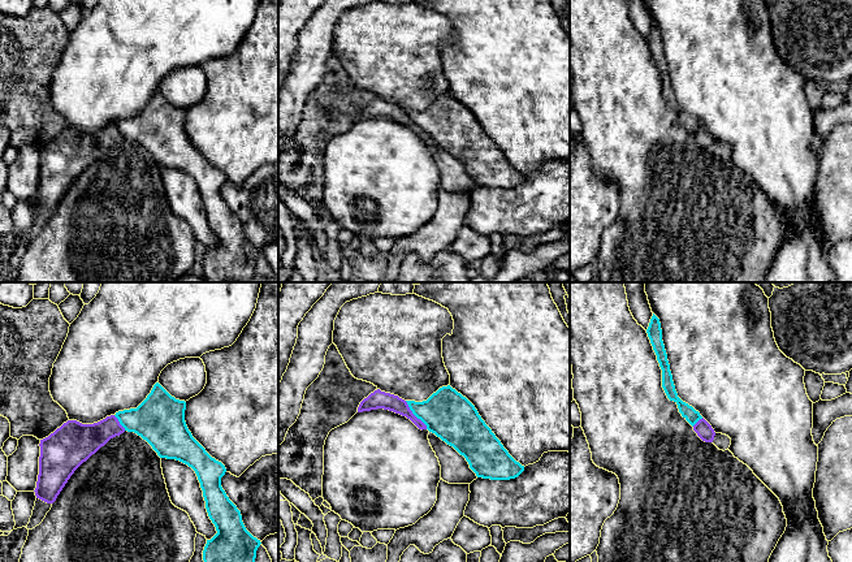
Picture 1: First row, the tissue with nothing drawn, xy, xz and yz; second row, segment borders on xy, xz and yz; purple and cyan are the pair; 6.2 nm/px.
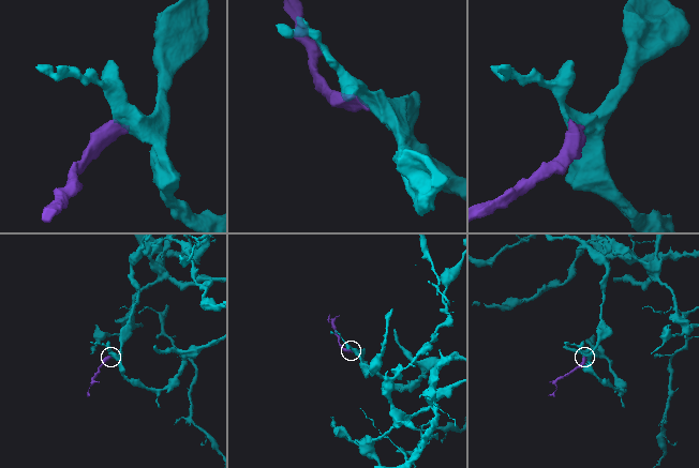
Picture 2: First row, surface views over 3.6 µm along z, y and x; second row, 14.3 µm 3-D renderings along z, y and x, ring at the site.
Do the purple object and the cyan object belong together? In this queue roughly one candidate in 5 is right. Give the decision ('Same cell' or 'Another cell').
Another cell

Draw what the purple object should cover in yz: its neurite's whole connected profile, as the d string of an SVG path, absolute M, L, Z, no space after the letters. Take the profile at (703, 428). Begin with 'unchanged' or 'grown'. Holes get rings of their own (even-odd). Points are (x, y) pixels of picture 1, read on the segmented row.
grown | M702 418L695 425L693 431L705 442L713 442L719 450L728 450L731 438L722 433L715 433L712 425Z

